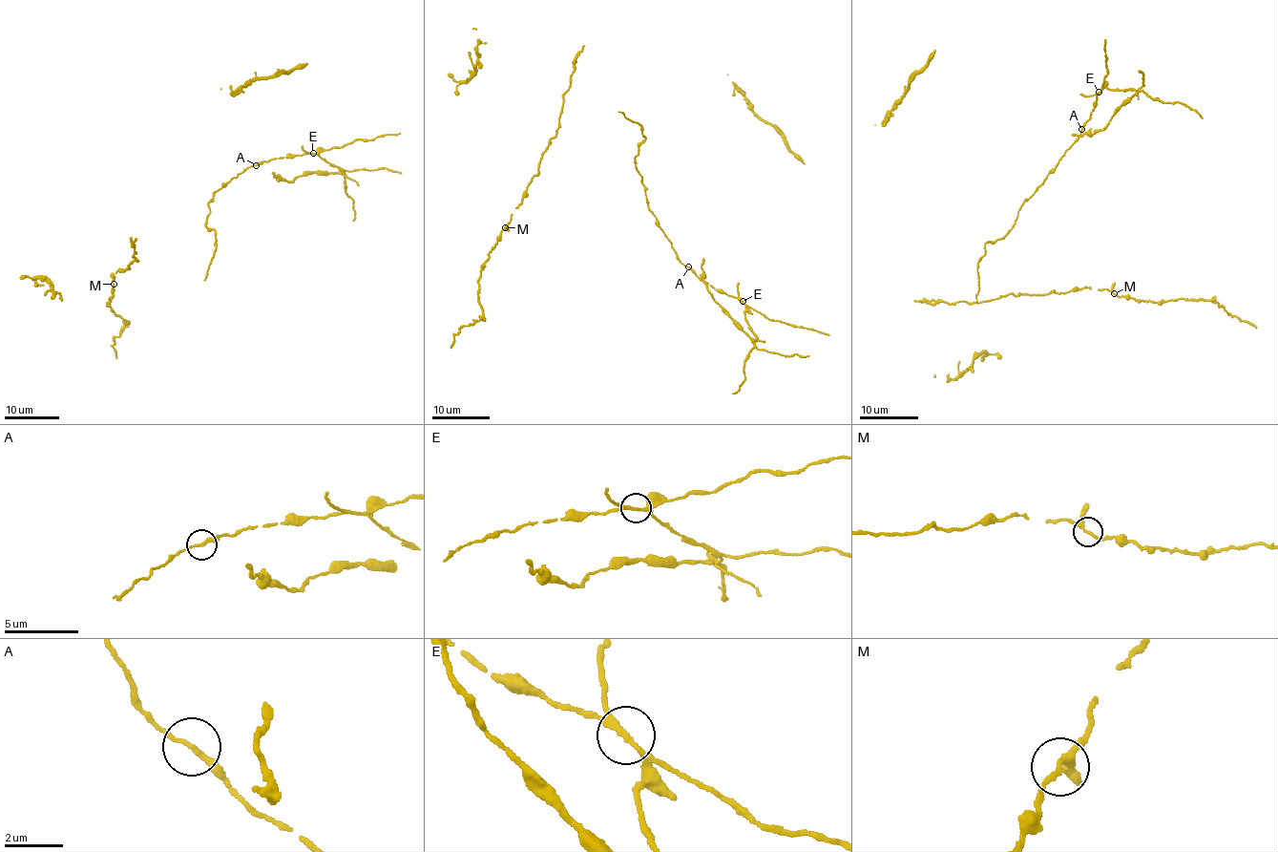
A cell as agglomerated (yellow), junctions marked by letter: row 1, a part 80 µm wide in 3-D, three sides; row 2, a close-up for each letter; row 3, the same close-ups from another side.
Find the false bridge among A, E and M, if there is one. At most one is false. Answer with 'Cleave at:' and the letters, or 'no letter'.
Cleave at: E

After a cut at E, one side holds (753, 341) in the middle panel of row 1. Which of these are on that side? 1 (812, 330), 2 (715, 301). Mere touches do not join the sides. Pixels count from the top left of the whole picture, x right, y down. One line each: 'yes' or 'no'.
1: no
2: yes

